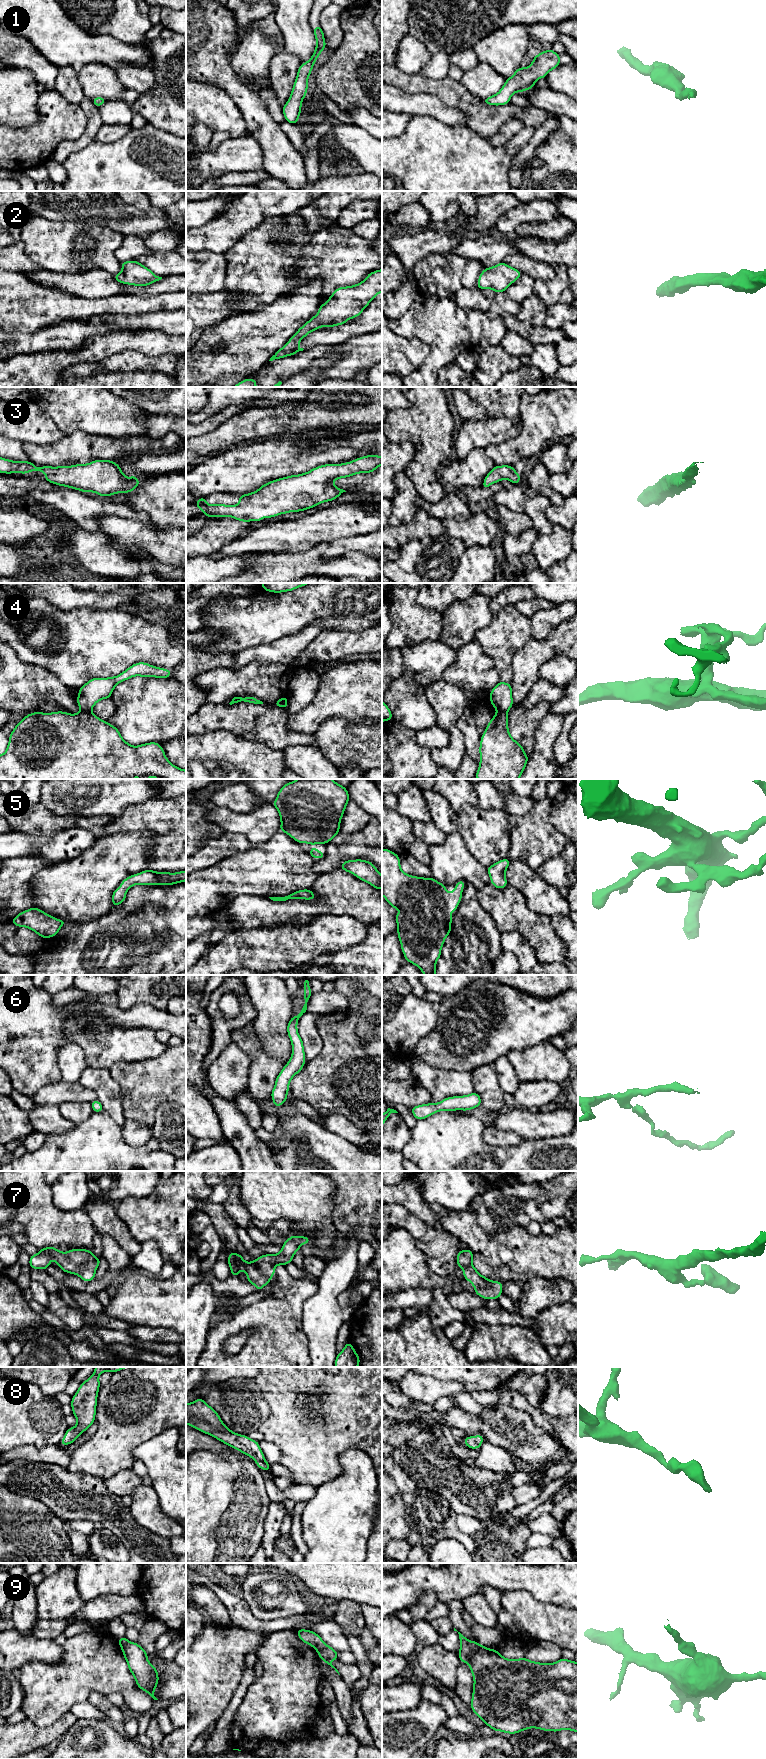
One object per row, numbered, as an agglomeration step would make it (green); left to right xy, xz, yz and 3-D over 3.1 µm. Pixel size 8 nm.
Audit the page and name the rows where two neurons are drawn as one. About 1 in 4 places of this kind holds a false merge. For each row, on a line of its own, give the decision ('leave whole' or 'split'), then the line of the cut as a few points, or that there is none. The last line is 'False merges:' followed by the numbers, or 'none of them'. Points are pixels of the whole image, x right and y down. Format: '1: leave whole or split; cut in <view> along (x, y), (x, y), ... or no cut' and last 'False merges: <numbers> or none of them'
1: leave whole; no cut
2: leave whole; no cut
3: leave whole; no cut
4: split; cut in xy along (81, 710), (90, 712)
5: leave whole; no cut
6: leave whole; no cut
7: leave whole; no cut
8: leave whole; no cut
9: leave whole; no cut
False merges: 4

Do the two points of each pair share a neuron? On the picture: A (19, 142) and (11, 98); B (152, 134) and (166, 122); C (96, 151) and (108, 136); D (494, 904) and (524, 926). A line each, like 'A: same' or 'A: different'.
A: different
B: different
C: different
D: same

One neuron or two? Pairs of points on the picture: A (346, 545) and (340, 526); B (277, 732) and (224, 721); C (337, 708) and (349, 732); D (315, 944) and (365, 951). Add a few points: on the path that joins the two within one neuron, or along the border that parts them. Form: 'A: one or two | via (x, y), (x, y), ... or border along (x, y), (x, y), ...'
A: two | border along (367, 533), (338, 537), (321, 543)
B: one | via (264, 728), (255, 728), (248, 721), (237, 721)
C: two | border along (366, 719), (348, 722), (327, 718), (320, 726)
D: two | border along (365, 935), (361, 941), (351, 946), (323, 954)

